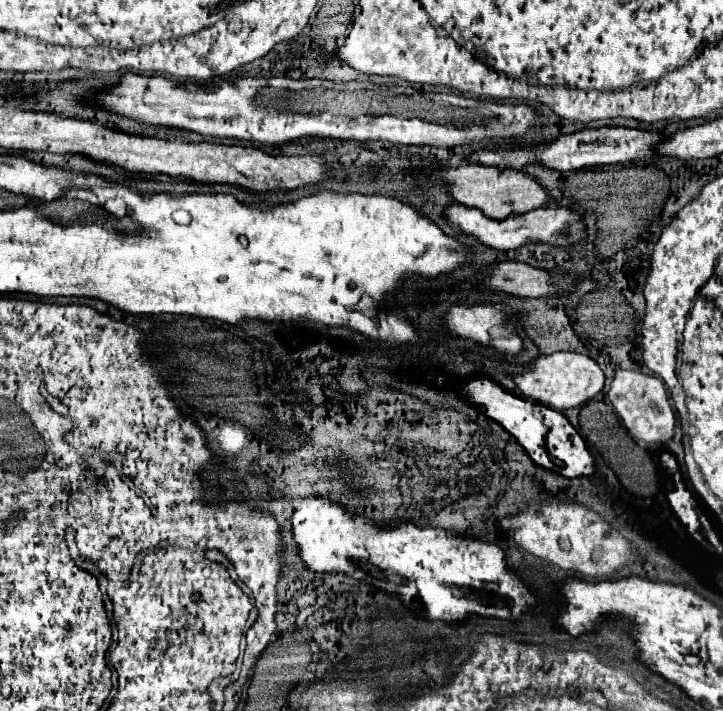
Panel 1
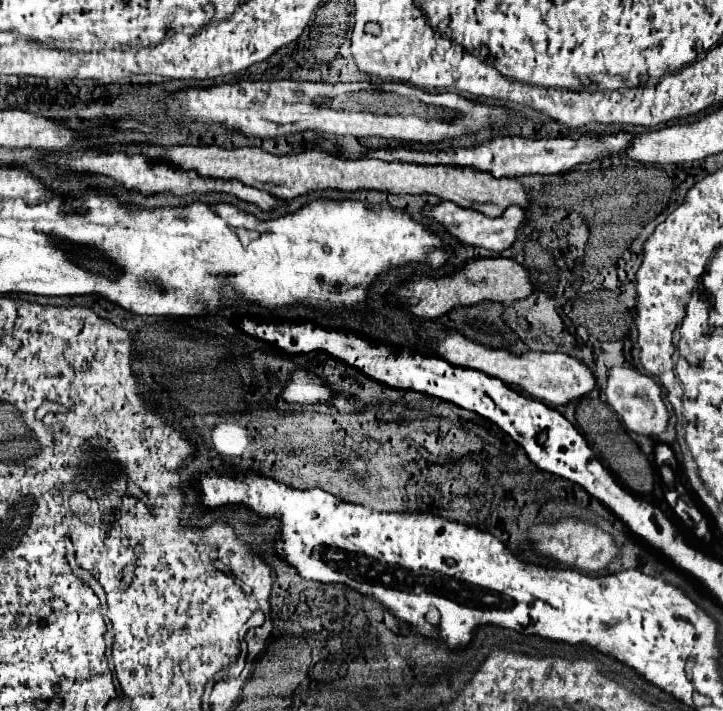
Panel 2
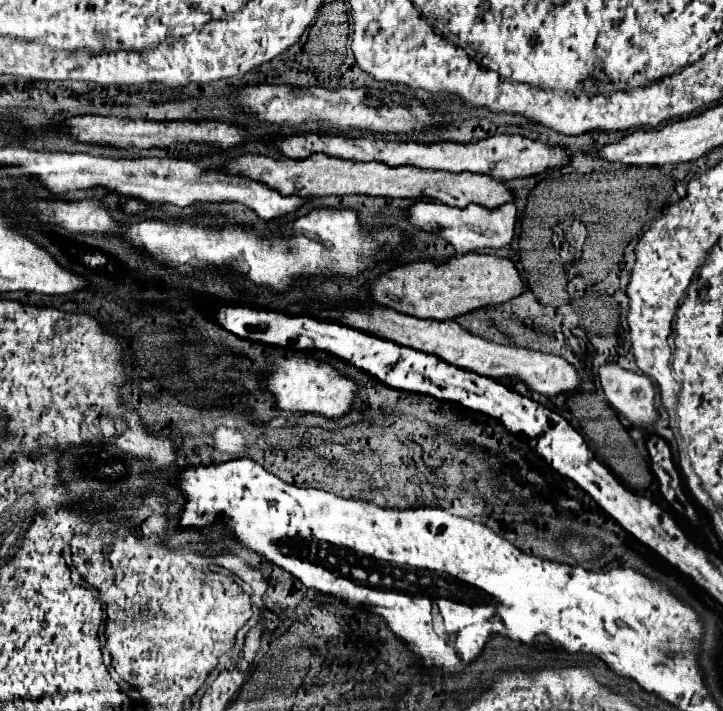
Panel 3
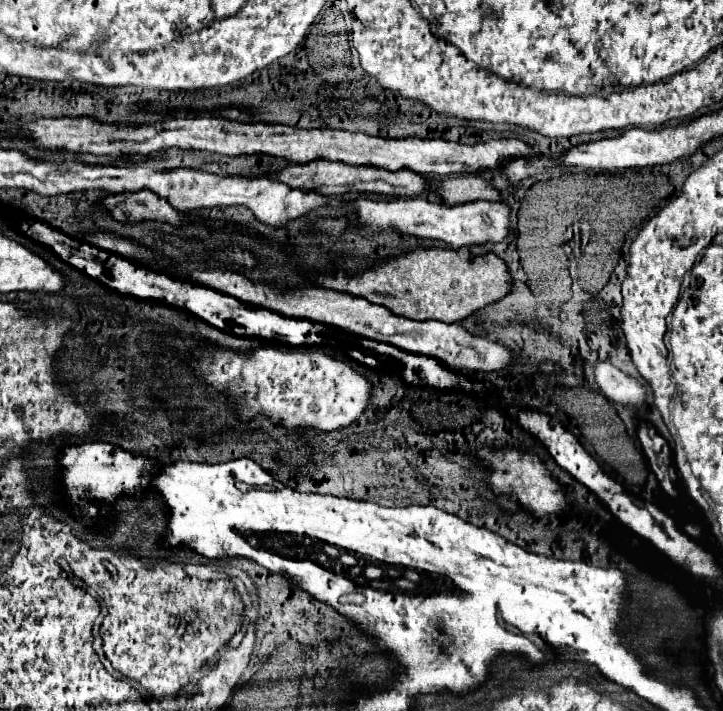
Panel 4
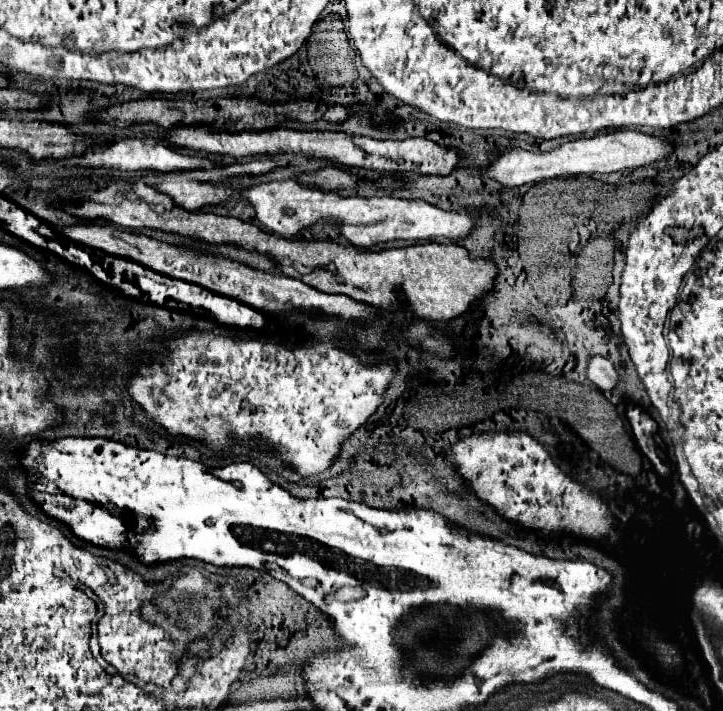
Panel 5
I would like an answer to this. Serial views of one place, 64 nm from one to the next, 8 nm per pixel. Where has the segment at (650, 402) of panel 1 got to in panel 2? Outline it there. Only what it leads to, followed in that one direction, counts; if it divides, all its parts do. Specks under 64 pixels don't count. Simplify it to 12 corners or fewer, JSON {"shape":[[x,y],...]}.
{"shape":[[610,368],[606,400],[636,434],[668,424],[662,390],[632,368]]}

